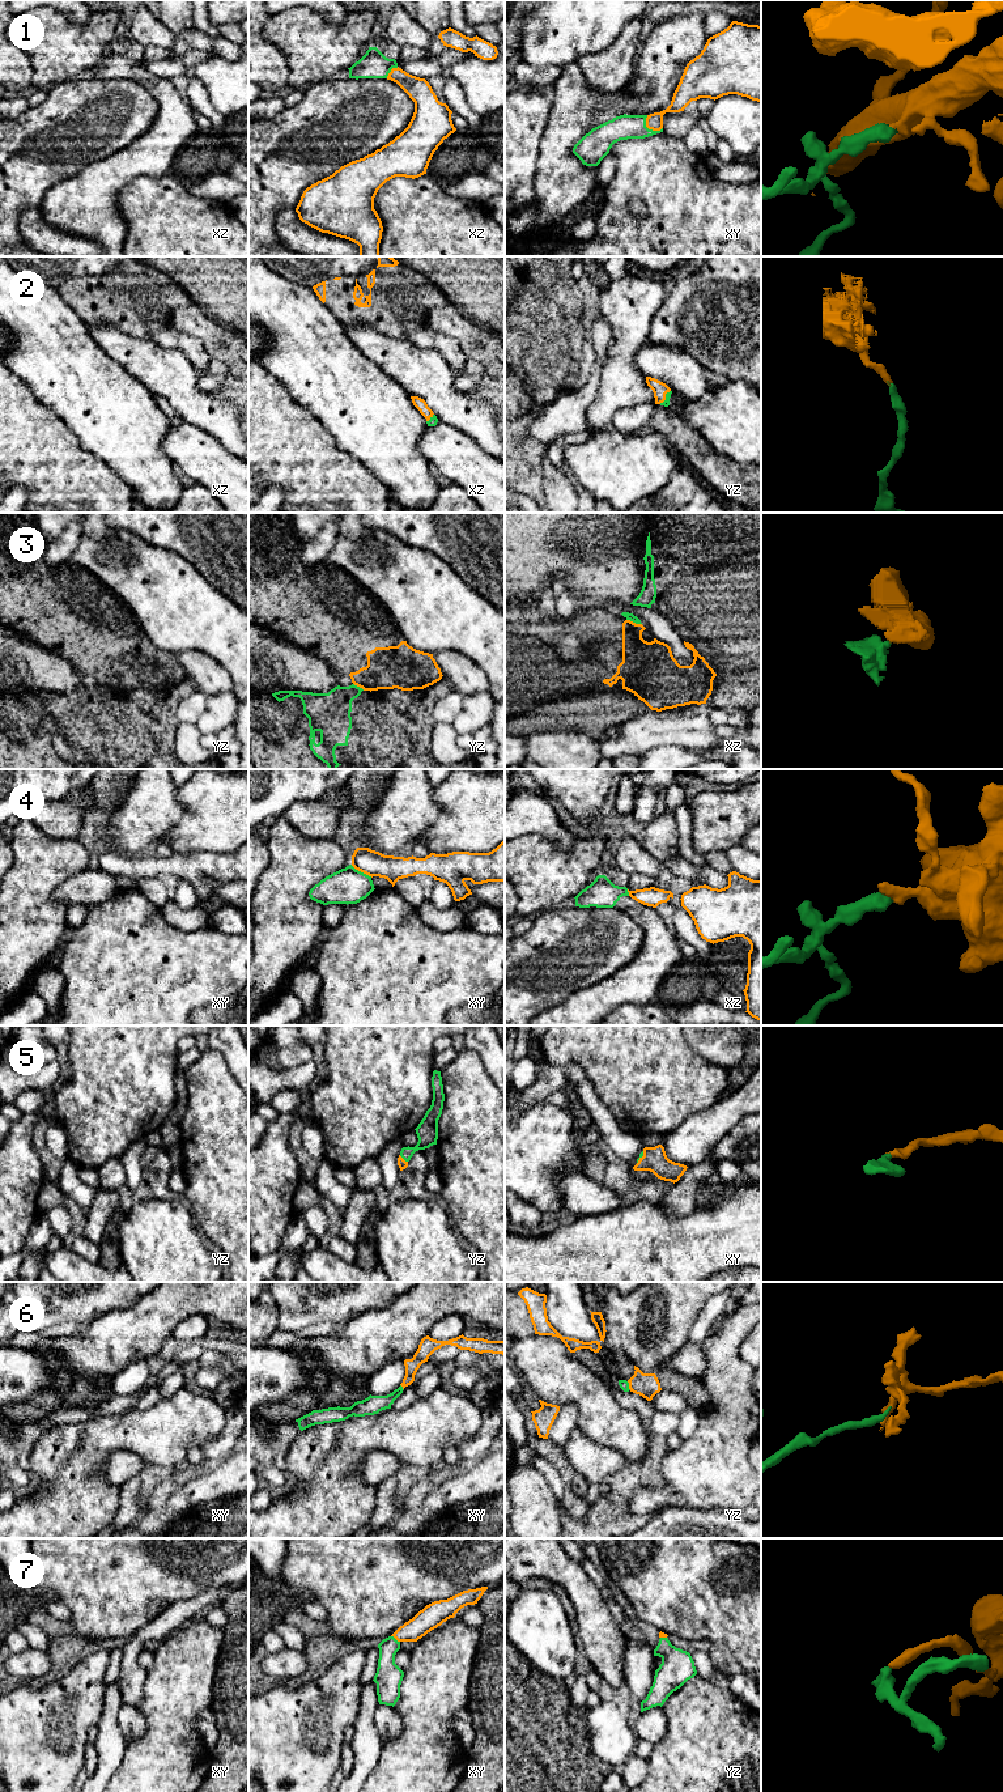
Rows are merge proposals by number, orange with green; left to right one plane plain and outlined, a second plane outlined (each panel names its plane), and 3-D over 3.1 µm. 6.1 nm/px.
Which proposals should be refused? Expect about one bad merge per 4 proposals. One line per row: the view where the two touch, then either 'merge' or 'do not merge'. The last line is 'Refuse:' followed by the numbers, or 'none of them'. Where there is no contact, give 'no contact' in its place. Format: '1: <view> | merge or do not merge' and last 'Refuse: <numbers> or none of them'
1: xy | merge
2: yz | merge
3: xz | do not merge
4: xy | do not merge
5: yz | merge
6: xy | merge
7: xy | merge
Refuse: 3, 4

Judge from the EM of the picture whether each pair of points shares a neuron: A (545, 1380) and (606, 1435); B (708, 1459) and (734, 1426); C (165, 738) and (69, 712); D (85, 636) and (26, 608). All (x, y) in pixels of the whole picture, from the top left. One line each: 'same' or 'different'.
A: same
B: same
C: same
D: same

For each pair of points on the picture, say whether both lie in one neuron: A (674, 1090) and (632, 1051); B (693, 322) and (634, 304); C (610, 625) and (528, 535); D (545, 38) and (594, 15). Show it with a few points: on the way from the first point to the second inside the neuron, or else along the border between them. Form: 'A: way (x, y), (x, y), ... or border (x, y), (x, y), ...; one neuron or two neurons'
A: way (663, 1082), (642, 1061); one neuron
B: border (667, 294), (654, 315), (645, 339); two neurons
C: border (607, 606), (581, 608); two neurons
D: way (557, 33), (582, 15); one neuron

